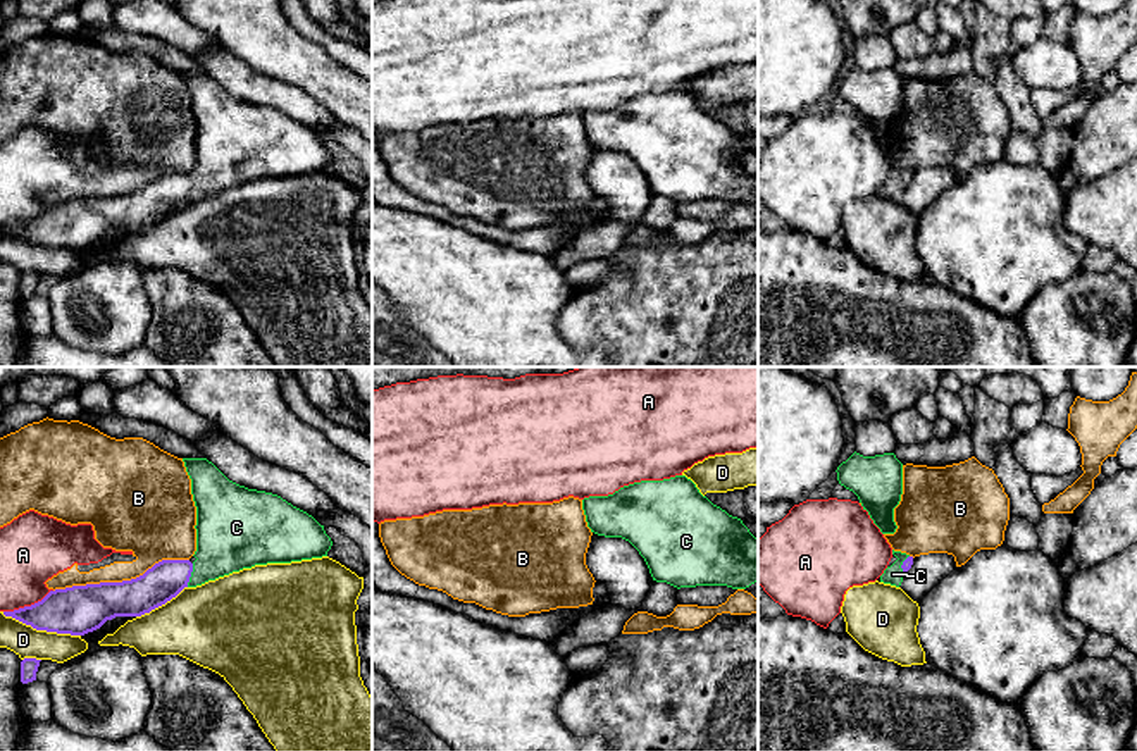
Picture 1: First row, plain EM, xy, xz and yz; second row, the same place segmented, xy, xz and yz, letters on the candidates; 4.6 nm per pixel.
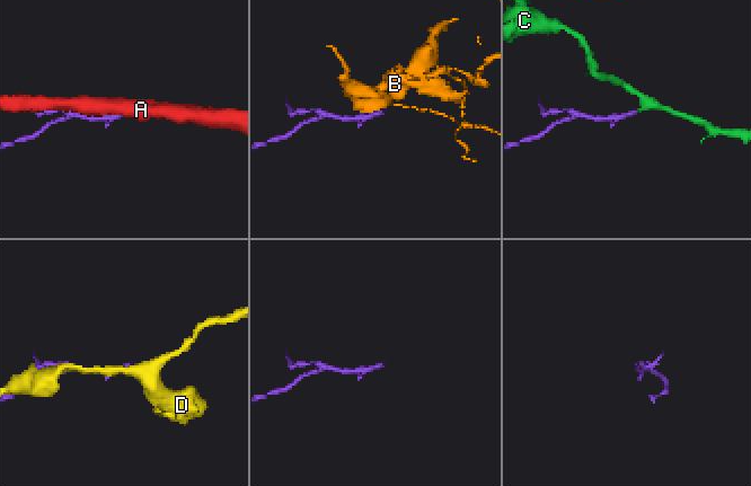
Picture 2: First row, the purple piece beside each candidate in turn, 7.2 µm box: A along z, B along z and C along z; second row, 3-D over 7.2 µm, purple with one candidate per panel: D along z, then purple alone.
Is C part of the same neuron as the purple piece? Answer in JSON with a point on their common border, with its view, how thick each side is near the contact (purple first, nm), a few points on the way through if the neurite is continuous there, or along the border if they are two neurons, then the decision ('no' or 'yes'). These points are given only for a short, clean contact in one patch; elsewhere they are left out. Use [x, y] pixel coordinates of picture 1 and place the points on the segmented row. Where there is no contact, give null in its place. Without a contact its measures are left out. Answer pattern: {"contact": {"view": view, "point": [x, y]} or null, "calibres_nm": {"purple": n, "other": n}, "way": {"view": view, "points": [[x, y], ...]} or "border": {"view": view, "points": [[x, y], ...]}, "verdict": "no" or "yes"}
{"contact": {"view": "xy", "point": [190, 576]}, "calibres_nm": {"purple": 180, "other": 300}, "way": {"view": "xy", "points": [[166, 579], [171, 576], [190, 576], [228, 538]]}, "verdict": "yes"}

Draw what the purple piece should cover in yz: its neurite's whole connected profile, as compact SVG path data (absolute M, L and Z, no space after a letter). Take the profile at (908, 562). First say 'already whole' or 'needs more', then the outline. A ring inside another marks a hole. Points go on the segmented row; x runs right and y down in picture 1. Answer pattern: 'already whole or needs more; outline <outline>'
needs more; outline M894 551L892 555L898 558L891 567L887 567L884 570L884 574L880 575L880 582L884 584L891 584L899 587L903 582L904 574L911 568L913 565L913 556L901 553L901 551Z

